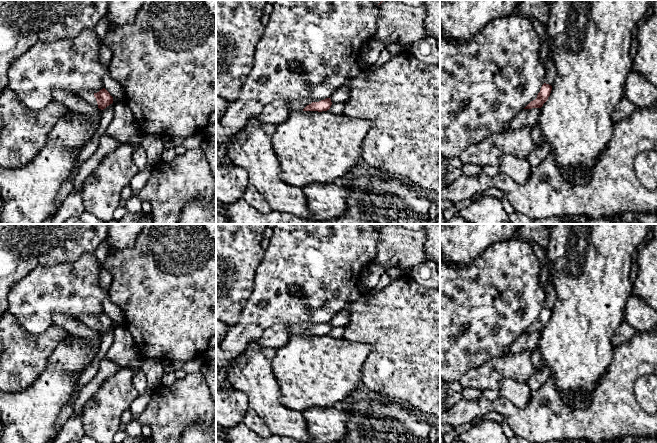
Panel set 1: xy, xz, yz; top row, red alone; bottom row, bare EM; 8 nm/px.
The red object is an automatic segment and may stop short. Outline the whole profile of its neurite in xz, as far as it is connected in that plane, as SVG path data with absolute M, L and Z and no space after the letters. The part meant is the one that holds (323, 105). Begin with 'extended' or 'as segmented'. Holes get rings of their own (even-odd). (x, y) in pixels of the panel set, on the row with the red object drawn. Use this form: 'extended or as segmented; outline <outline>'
extended; outline M326 98L324 100L303 100L303 101L293 101L289 104L289 109L291 112L295 111L327 111L332 105L331 99Z

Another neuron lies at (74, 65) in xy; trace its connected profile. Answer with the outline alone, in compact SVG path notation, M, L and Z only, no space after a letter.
M94 29L82 31L73 39L56 39L48 43L35 44L17 60L13 61L8 69L8 85L31 111L37 112L45 108L52 100L52 93L63 90L78 95L80 91L99 92L104 88L102 79L109 75L109 66L102 63L99 57L100 38Z

